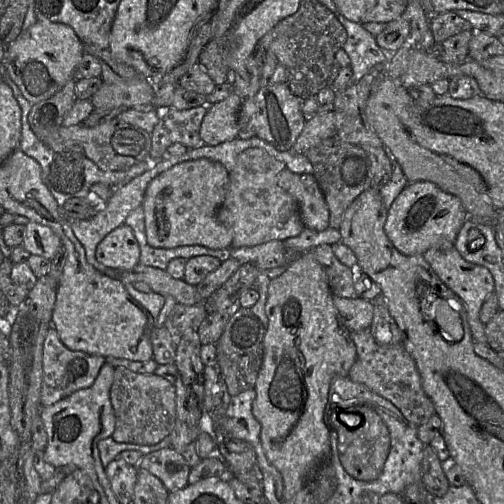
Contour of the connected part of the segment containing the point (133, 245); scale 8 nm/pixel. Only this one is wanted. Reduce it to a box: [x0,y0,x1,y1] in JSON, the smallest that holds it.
[96,224,140,271]

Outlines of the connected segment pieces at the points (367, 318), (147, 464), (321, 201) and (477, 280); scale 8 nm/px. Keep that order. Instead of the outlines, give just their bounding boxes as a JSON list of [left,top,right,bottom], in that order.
[[333,297,373,332],[135,448,191,492],[277,168,330,231],[423,246,495,343]]

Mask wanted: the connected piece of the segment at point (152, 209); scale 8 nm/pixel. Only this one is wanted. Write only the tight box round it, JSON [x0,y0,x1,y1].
[142,158,233,249]

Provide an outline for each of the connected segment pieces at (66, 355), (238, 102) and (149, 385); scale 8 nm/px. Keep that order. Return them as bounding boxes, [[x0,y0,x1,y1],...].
[[41,328,106,406],[200,91,243,146],[110,367,175,445]]

